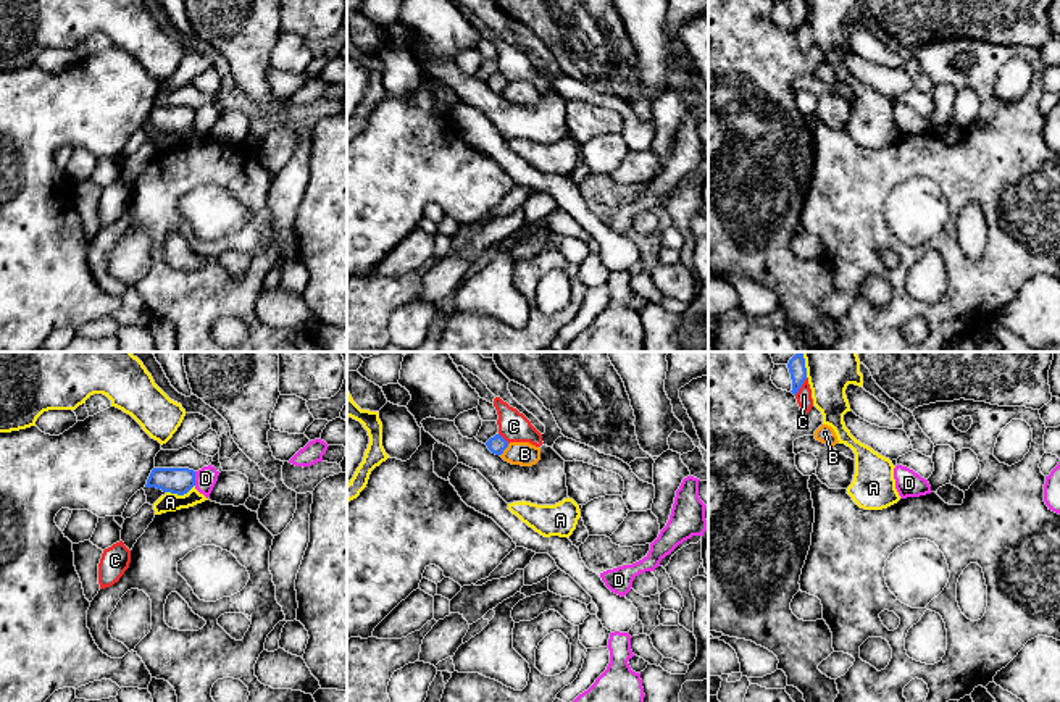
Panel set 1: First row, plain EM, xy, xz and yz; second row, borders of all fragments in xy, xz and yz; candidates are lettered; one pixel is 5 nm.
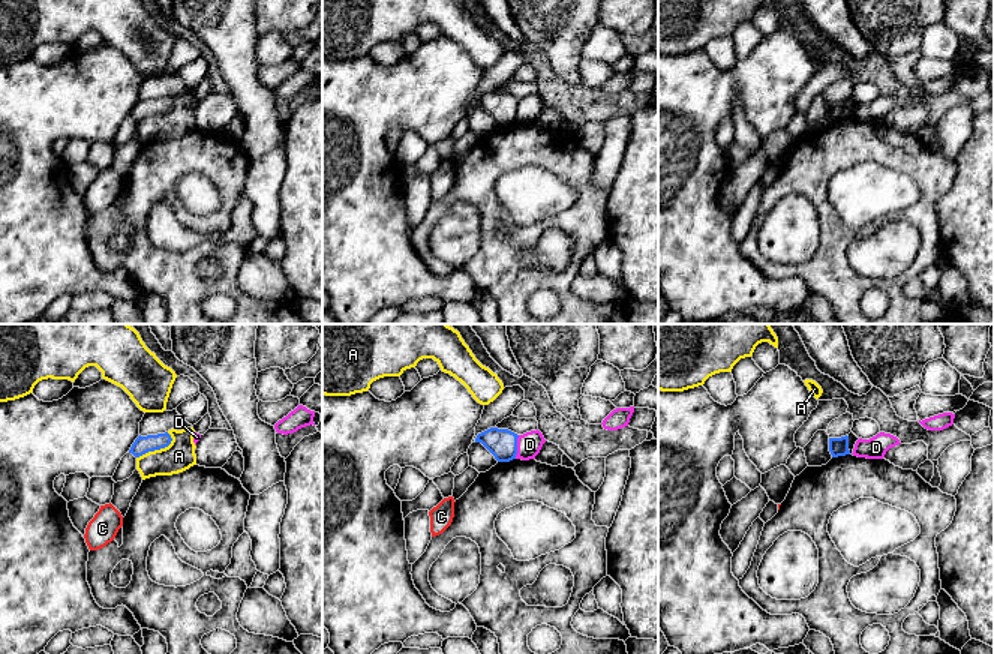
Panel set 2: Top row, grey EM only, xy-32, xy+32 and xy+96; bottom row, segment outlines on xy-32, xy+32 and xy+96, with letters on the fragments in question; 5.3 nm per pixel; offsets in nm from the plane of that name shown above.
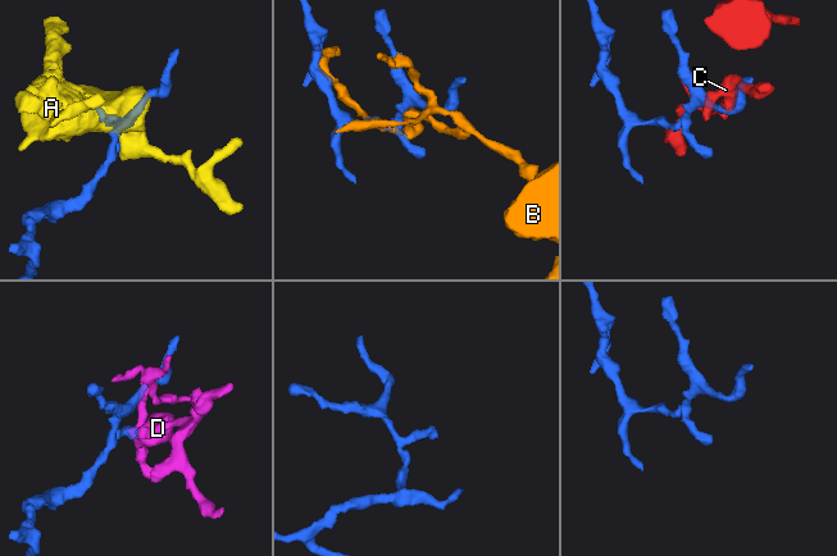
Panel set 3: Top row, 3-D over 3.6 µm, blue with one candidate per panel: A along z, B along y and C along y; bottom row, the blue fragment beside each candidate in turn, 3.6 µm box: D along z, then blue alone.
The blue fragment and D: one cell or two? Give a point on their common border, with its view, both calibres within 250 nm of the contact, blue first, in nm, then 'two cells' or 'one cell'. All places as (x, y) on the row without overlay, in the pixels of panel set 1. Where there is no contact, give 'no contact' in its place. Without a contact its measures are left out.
xy (194, 116) | 130/110 nm | two cells

